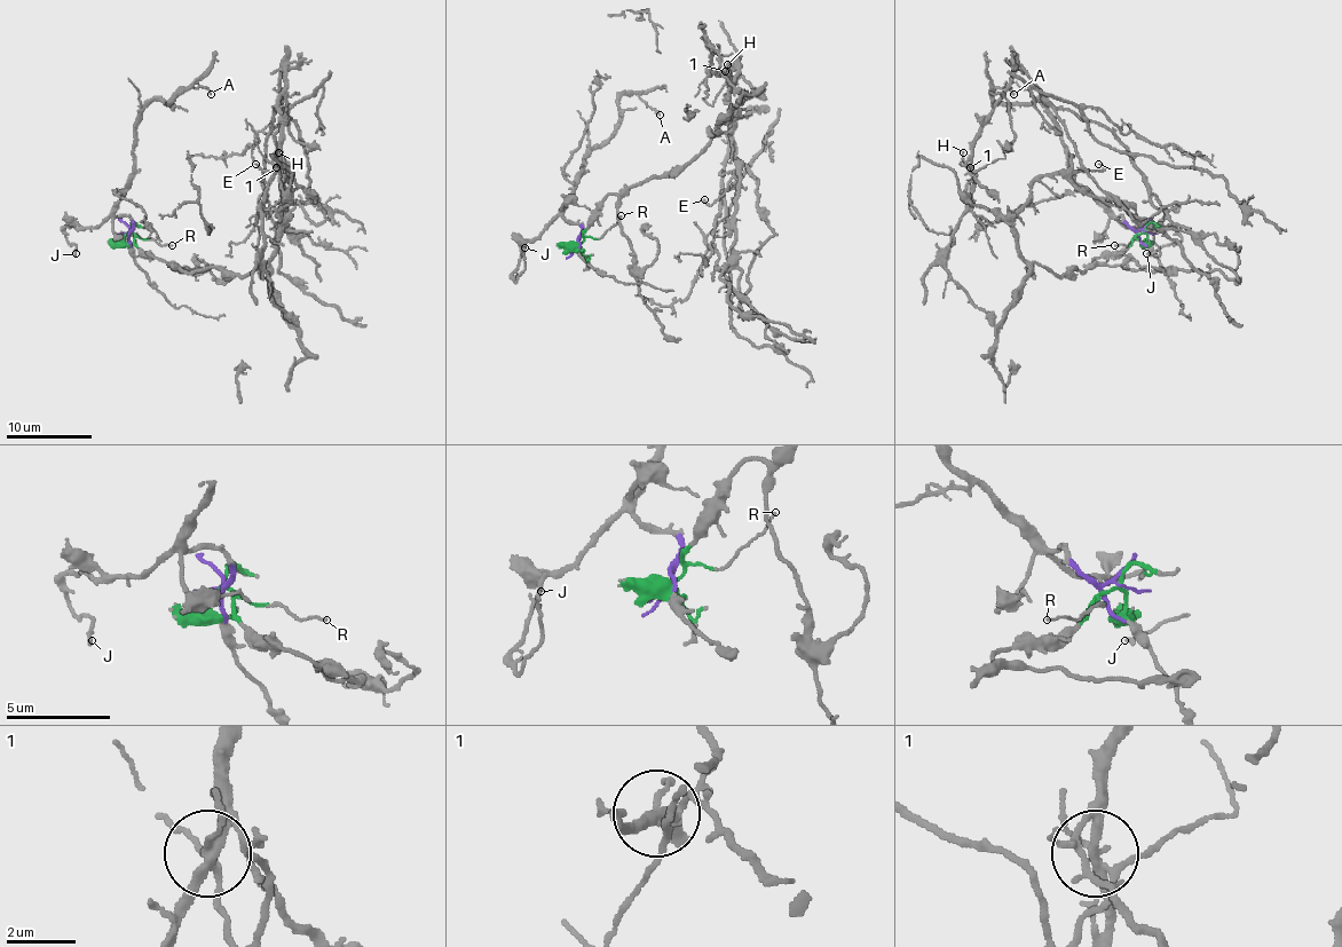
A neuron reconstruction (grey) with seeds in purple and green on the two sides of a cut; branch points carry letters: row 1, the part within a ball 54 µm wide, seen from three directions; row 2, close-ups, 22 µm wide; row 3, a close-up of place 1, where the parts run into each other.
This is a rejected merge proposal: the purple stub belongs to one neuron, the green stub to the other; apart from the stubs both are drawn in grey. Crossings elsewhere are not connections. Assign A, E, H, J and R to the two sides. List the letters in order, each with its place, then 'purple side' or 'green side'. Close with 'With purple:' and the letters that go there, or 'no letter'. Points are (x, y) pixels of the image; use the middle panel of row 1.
A: place (660, 115); purple side
E: place (704, 199); green side
H: place (727, 64); green side
J: place (525, 247); purple side
R: place (621, 215); green side
With purple: A, J

